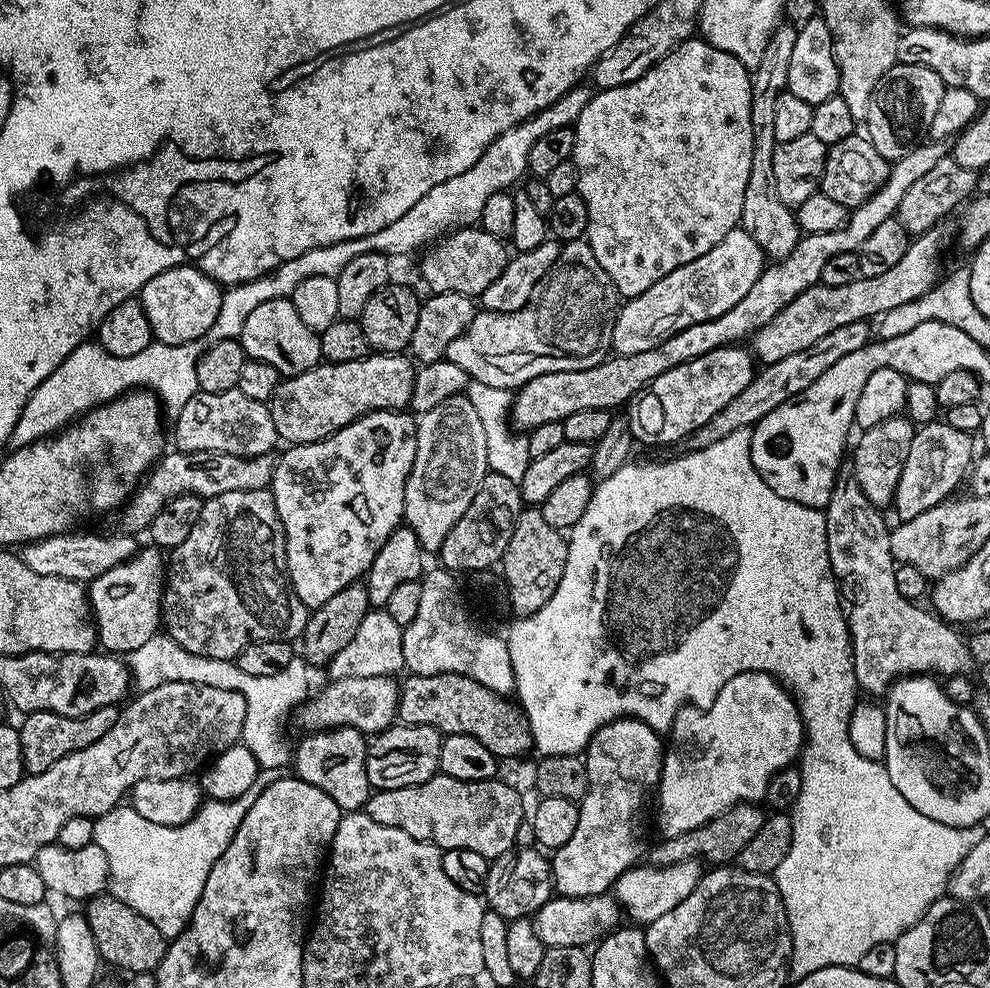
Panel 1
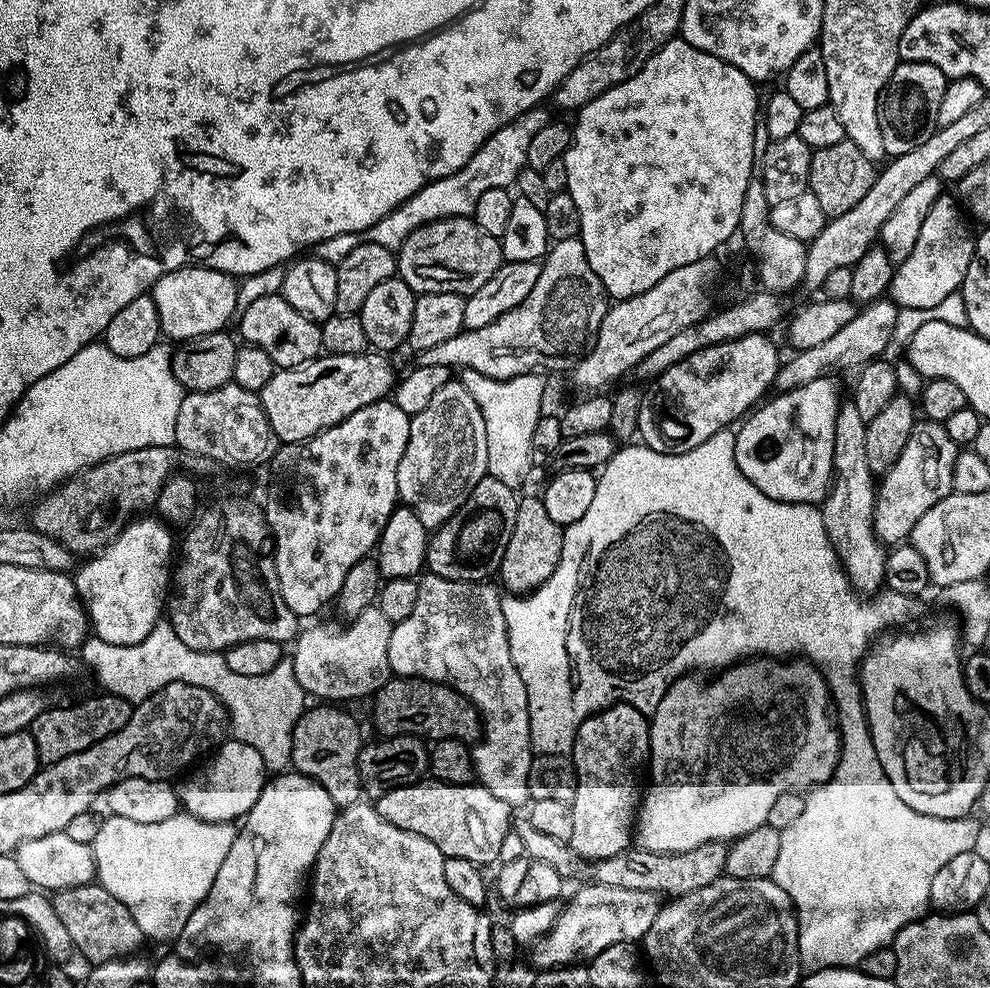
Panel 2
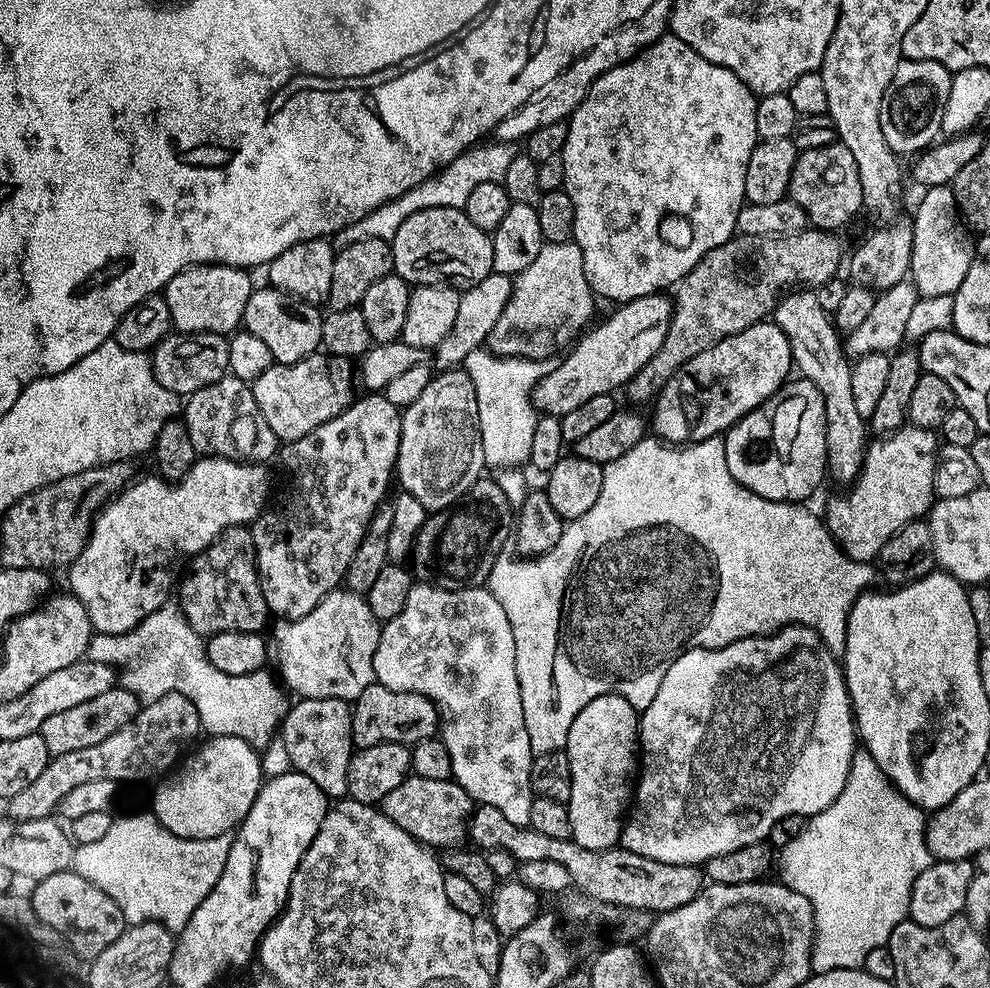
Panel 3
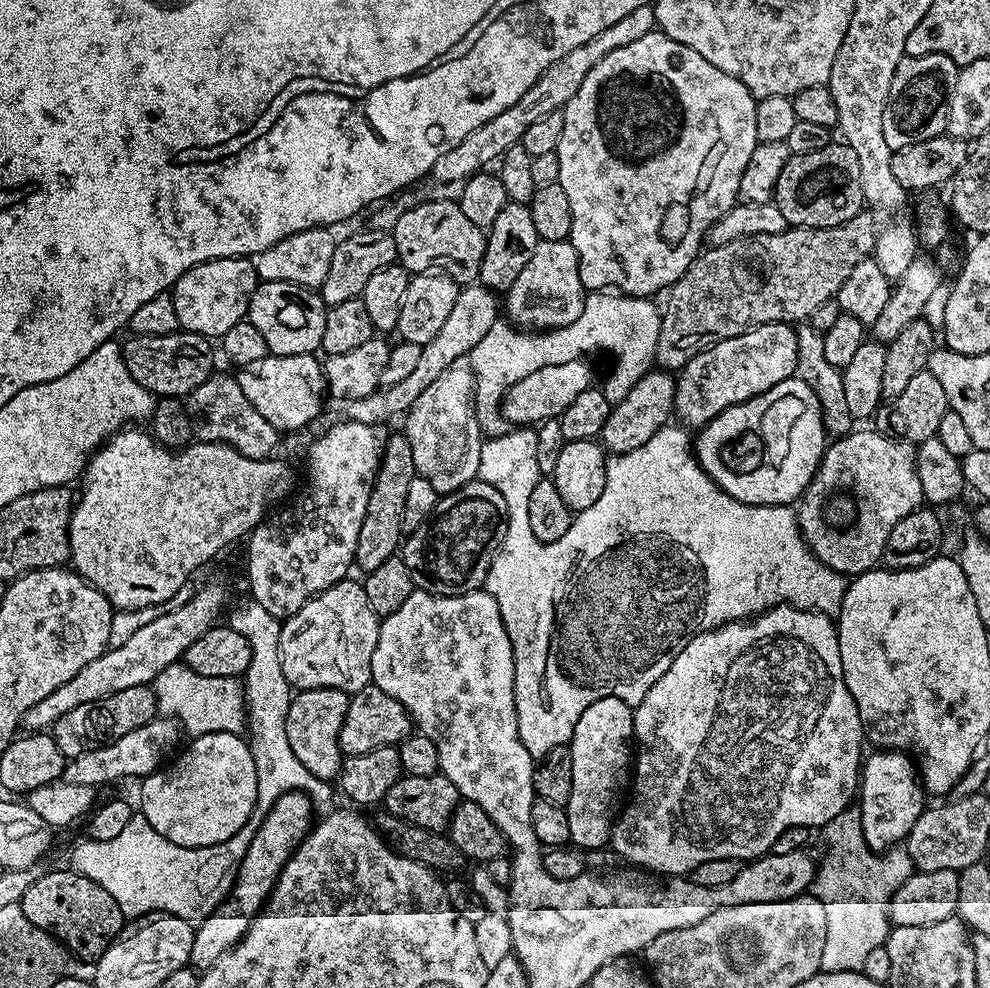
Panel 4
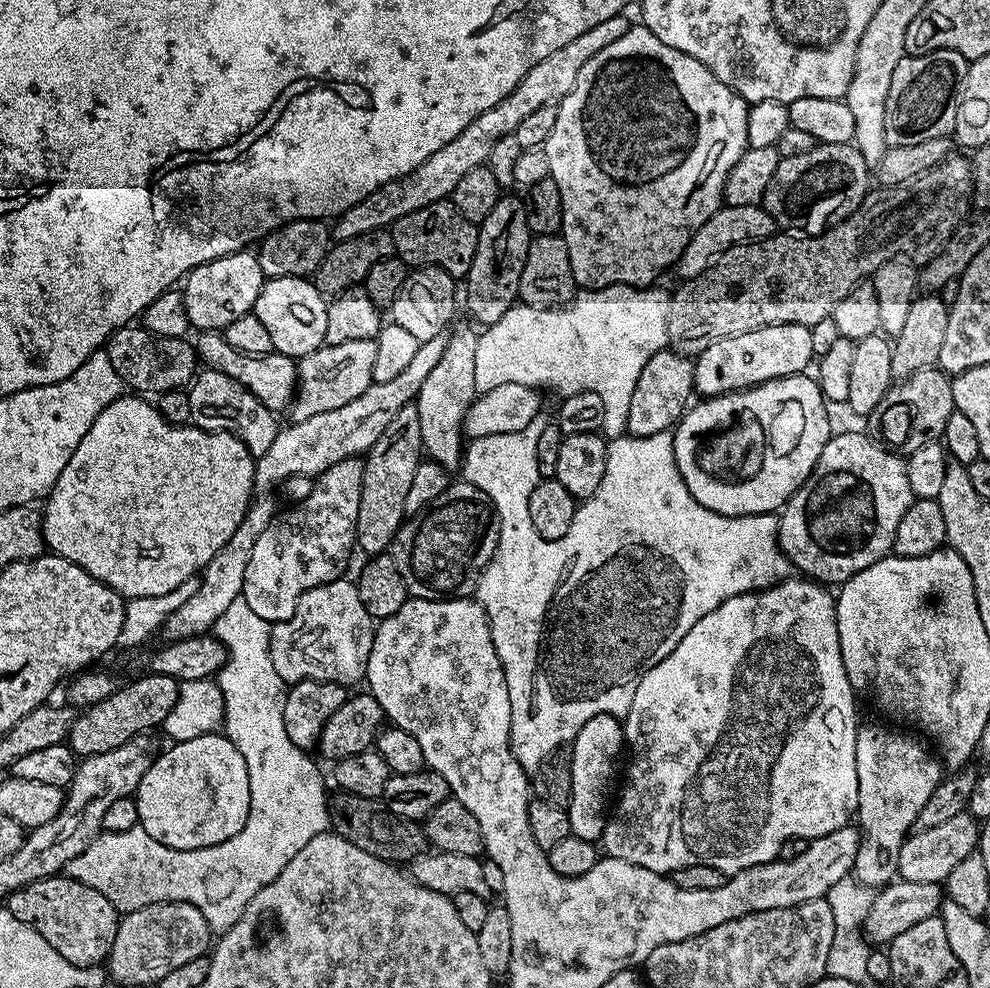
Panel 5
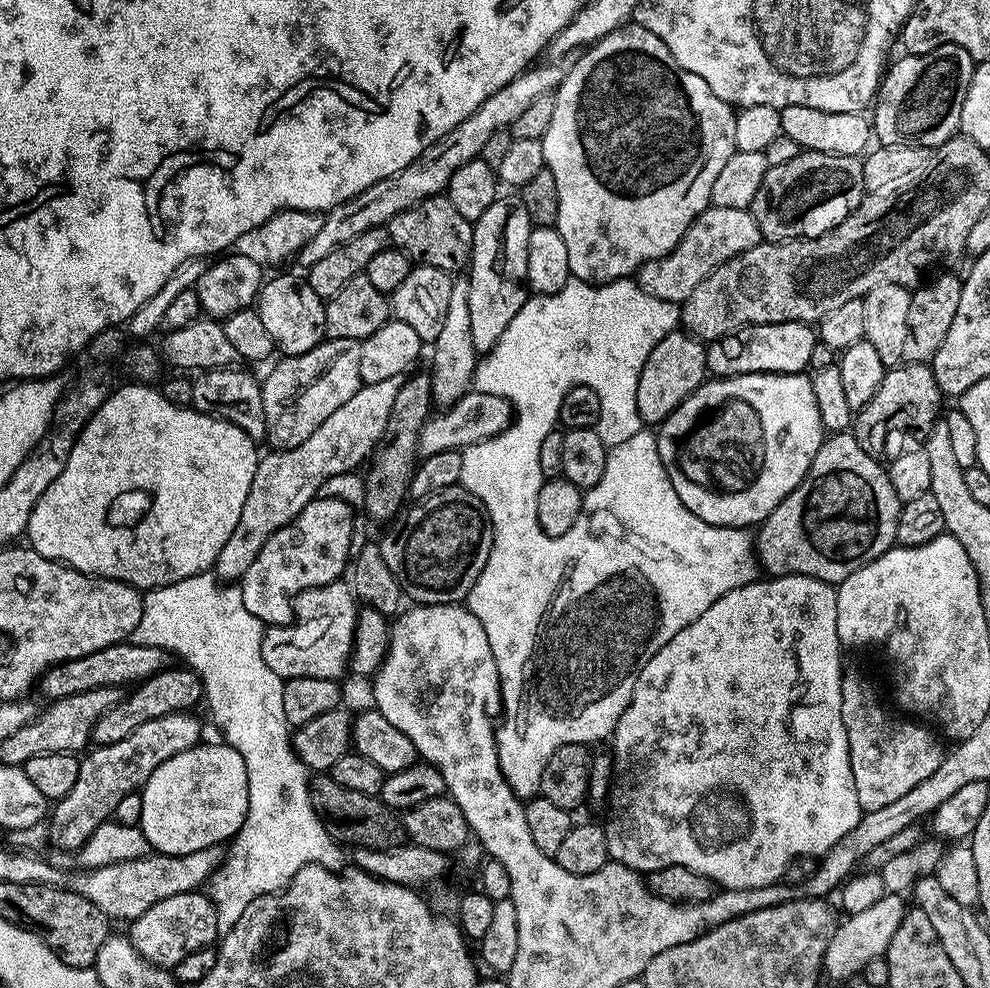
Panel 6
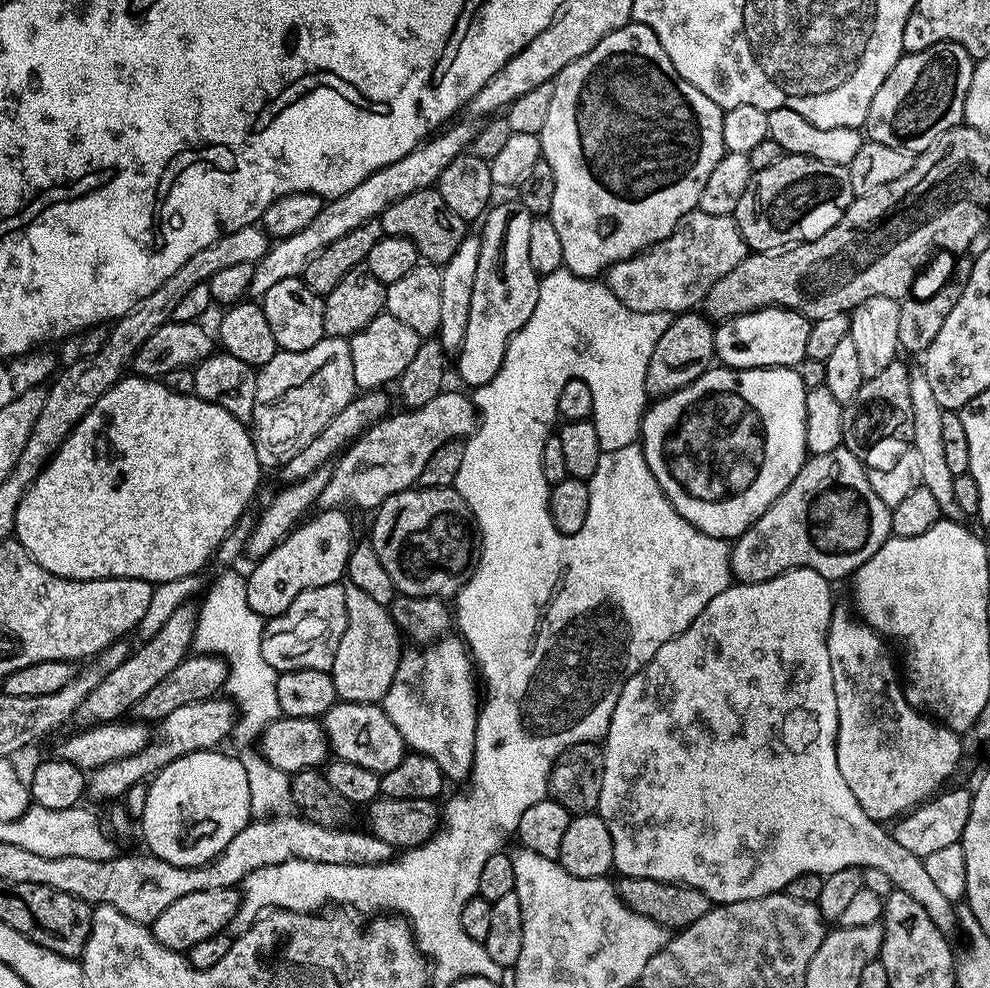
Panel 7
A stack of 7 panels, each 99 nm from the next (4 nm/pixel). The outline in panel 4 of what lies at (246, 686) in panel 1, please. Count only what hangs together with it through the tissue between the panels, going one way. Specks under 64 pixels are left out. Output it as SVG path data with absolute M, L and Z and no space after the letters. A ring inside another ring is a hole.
M182 662L171 664L153 680L157 713L176 719L183 731L198 737L208 733L241 733L247 721L247 701L238 678L210 678L197 674Z

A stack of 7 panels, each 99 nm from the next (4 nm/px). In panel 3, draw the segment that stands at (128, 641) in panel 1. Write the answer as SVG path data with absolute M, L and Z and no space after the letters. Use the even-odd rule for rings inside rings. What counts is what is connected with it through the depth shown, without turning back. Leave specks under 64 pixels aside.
M200 456L194 462L194 466L180 480L169 482L160 479L159 475L144 476L133 479L131 483L125 487L123 492L116 493L115 497L108 501L92 522L92 532L88 535L86 546L82 550L82 554L78 554L78 558L67 569L68 584L71 595L77 596L82 602L82 606L86 606L86 614L90 614L90 622L96 632L105 632L106 634L126 634L130 630L134 630L146 618L147 615L153 614L154 611L160 611L163 604L169 603L170 597L174 592L174 580L172 584L172 575L176 572L176 567L189 558L195 558L196 555L206 546L213 544L215 540L228 528L239 528L241 526L251 525L252 521L264 511L269 503L270 495L268 491L272 488L272 480L268 477L267 467L264 464L243 464L241 460L227 460L221 456Z

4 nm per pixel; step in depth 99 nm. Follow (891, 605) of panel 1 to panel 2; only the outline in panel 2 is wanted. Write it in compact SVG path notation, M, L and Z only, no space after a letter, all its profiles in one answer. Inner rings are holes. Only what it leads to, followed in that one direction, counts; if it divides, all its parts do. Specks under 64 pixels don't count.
M848 398L838 410L838 422L834 422L834 466L832 467L832 486L828 497L822 502L826 534L838 554L853 588L861 594L876 594L884 588L884 571L888 552L886 545L878 538L874 530L874 506L876 505L877 477L872 475L870 462L866 459L866 421L858 415L858 406Z

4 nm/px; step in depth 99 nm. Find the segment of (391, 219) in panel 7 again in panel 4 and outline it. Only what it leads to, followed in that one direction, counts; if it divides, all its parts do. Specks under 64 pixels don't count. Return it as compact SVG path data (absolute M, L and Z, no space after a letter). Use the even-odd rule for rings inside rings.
M435 199L424 200L421 204L413 203L390 229L397 261L409 274L442 272L445 276L454 278L461 286L479 281L488 241L485 229L474 226L474 222L462 214L455 199Z

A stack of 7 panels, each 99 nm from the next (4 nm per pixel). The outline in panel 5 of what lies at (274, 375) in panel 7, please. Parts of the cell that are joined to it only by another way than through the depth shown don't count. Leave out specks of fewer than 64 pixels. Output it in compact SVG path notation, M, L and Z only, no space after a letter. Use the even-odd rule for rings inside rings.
M375 340L342 342L342 346L325 344L323 348L299 357L296 369L298 387L290 405L293 421L314 418L314 414L326 414L326 410L338 410L346 402L354 402L372 382L374 374Z

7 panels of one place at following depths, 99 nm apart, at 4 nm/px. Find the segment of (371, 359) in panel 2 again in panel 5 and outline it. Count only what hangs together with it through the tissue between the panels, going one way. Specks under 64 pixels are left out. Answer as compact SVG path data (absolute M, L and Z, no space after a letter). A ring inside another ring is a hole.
M223 331L200 332L194 340L197 361L204 368L213 368L222 374L230 374L234 382L242 382L262 406L266 406L277 414L283 413L291 405L292 397L296 394L298 381L296 378L297 361L291 356L283 356L280 352L272 351L265 356L251 356L242 354L242 350L234 350L230 342L226 342Z

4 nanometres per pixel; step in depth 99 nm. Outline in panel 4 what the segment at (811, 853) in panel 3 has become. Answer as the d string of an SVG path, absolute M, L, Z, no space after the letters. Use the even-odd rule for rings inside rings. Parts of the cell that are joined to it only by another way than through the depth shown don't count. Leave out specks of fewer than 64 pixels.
M849 810L838 814L838 818L834 818L830 823L824 825L822 835L824 835L824 844L828 849L824 852L824 861L822 859L819 861L816 869L816 879L814 881L814 894L826 906L826 947L822 950L822 966L820 967L820 971L859 972L863 969L864 963L866 962L866 954L871 954L873 950L882 948L885 940L888 938L888 933L890 931L889 904L892 900L892 895L894 895L898 888L914 873L912 859L908 857L907 851L900 846L889 848L883 854L873 852L872 849L869 848L867 842L864 841L862 826L860 825L860 813L856 810Z

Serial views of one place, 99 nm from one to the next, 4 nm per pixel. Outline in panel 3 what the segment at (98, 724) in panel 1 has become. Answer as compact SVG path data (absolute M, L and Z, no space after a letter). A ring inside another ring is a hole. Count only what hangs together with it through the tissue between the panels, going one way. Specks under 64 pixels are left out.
M117 686L106 690L106 694L98 694L98 698L90 698L70 710L62 710L42 722L39 734L42 742L46 742L49 757L71 754L74 750L86 750L86 746L98 746L98 742L106 742L110 734L118 734L122 726L126 726L140 713L142 705L138 697L130 690Z

